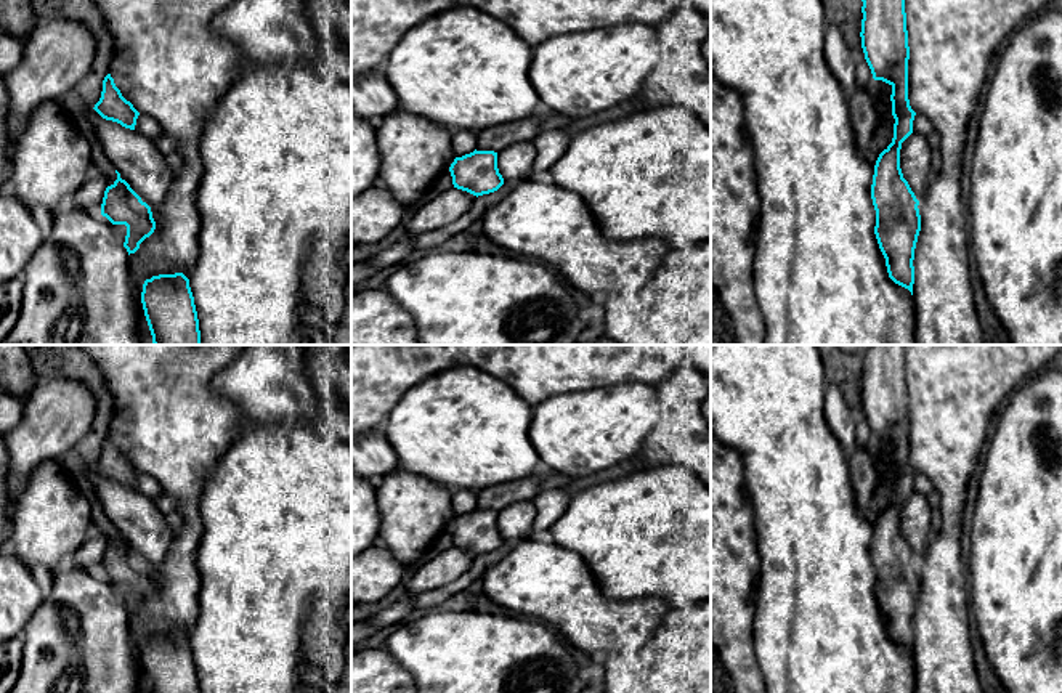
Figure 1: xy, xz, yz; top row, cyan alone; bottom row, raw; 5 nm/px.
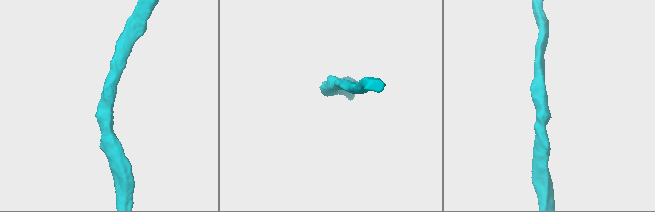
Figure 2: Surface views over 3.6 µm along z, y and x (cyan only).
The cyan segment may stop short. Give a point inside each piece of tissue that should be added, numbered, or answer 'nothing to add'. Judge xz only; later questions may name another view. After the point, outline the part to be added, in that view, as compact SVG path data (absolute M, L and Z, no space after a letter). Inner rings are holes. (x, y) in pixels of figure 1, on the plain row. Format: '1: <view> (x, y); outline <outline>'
nothing to add

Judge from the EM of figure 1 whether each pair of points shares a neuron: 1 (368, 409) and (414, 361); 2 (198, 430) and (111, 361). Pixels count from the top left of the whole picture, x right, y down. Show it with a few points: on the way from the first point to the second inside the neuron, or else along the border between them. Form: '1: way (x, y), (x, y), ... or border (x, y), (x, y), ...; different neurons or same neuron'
1: way (377, 398), (403, 372); same neuron
2: way (177, 409), (132, 364); same neuron

